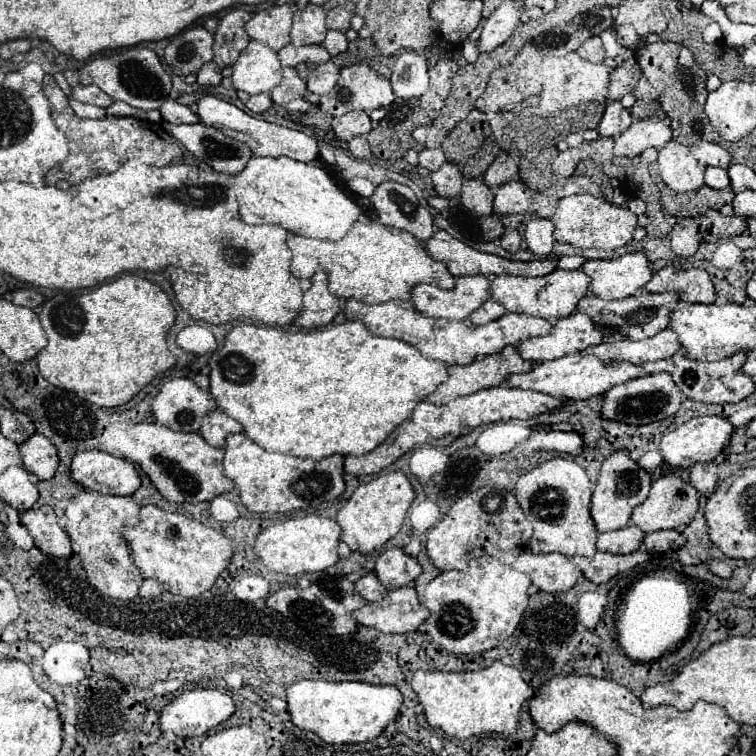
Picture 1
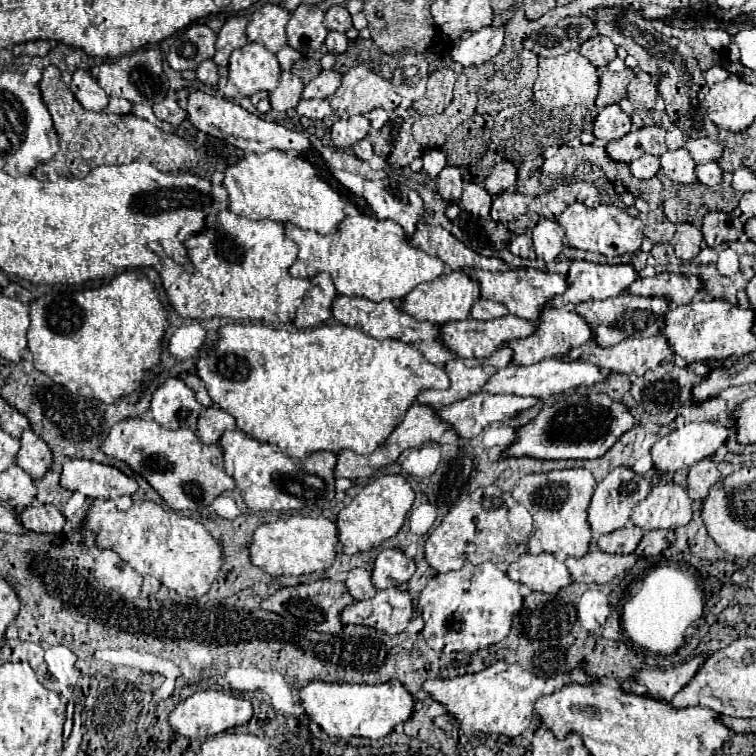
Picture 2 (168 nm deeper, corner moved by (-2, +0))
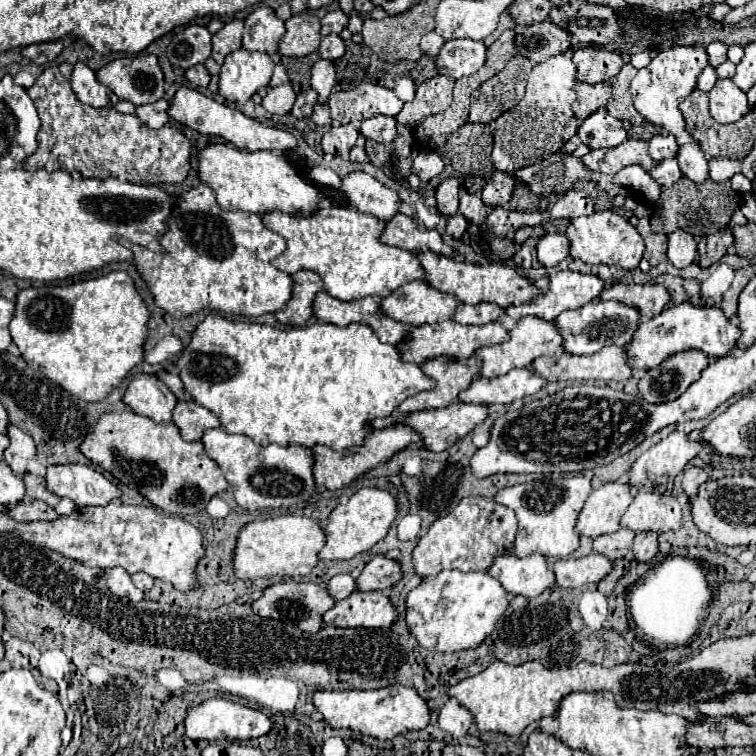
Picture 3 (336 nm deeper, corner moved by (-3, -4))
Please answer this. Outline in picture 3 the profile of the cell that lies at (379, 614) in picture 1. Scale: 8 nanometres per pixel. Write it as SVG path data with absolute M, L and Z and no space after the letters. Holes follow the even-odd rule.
M355 590L323 614L323 624L337 628L389 628L395 618L397 610L385 594Z

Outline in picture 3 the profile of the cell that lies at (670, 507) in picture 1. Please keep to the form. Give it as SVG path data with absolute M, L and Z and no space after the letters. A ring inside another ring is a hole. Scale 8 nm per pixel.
M637 492L625 514L621 526L633 532L667 532L681 526L681 506L675 496L657 492Z

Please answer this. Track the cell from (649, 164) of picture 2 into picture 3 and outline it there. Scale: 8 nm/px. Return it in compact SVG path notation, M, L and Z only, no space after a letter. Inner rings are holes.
M627 166L613 176L615 186L627 186L633 192L641 194L645 200L655 202L659 198L659 184L645 172L641 166Z

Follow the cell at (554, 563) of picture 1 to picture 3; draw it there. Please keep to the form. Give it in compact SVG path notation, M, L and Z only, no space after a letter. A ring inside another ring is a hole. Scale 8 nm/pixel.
M503 554L493 560L487 572L513 596L539 596L555 584L555 576L541 554L531 554L527 558Z

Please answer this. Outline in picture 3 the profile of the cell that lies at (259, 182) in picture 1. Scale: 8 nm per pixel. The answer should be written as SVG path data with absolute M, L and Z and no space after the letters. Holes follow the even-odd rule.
M209 144L197 152L197 160L199 180L213 188L217 204L223 210L241 210L253 214L281 210L287 214L311 214L319 208L319 190L301 178L281 154L269 150L247 152L227 144Z

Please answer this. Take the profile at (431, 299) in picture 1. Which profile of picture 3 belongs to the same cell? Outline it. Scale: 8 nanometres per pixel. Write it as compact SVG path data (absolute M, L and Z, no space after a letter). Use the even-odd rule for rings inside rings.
M413 280L399 286L389 296L381 298L381 312L407 326L421 326L453 318L459 300L453 294L439 292L423 280Z

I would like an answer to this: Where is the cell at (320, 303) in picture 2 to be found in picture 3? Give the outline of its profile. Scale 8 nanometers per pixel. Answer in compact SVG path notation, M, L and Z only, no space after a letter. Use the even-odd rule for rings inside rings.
M299 270L291 274L293 280L293 292L291 300L285 304L283 310L275 312L273 316L291 326L305 326L313 316L313 296L323 290L323 280L317 272L311 270Z

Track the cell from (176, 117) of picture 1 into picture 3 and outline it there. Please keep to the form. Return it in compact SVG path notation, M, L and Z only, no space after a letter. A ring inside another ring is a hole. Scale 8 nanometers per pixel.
M157 100L157 102L151 102L151 104L141 104L135 108L135 116L147 124L149 128L161 128L169 122L169 116L167 116L167 106L169 102L167 100Z

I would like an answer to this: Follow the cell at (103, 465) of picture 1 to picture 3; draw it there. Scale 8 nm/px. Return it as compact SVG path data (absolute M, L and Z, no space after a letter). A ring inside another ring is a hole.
M81 464L47 466L47 490L59 498L71 498L81 506L105 506L121 496L121 490L103 474Z

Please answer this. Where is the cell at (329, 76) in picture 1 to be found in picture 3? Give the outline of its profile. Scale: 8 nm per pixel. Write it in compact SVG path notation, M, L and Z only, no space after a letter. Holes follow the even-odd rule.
M311 88L311 90L307 90L307 92L303 92L303 94L297 96L291 114L293 114L295 118L309 118L315 104L317 104L317 92Z

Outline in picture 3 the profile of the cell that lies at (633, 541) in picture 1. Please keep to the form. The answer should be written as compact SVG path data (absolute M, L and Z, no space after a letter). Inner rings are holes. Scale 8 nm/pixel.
M619 528L613 534L605 534L605 536L595 538L593 540L593 552L603 554L609 560L619 560L619 558L623 558L631 550L633 538L635 538L635 532L633 530Z

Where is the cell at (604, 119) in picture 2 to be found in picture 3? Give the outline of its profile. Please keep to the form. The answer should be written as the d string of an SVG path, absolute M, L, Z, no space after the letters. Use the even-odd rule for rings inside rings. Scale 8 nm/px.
M599 108L591 116L587 116L579 126L577 136L589 148L611 148L627 140L623 124L611 114L607 114L605 108Z

